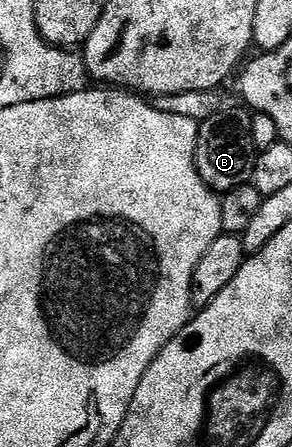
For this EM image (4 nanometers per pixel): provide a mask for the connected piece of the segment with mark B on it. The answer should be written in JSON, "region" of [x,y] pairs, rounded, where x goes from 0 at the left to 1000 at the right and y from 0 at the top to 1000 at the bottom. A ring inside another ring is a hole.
{"region":[[[849,246],[726,257],[675,289],[675,385],[726,427],[767,432],[856,407],[866,396],[873,331],[860,315],[866,257]]]}

